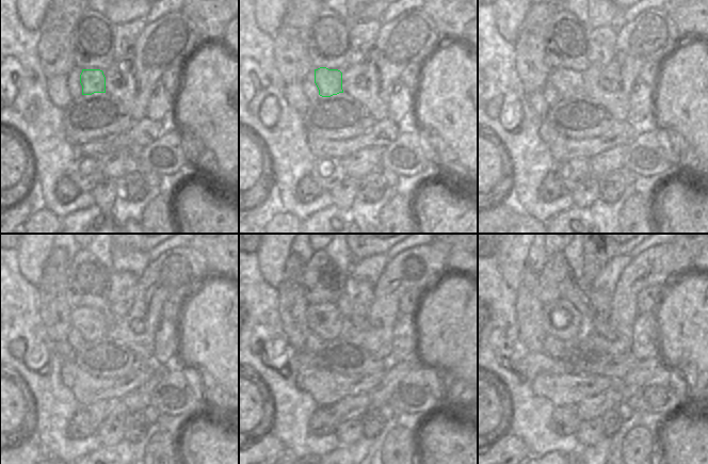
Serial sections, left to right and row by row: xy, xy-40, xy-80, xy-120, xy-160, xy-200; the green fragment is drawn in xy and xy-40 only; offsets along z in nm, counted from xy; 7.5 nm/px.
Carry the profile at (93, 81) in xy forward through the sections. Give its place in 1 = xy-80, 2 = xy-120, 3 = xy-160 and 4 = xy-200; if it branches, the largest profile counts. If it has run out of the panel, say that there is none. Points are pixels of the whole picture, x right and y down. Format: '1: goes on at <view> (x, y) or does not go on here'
1: goes on at xy-80 (567, 82)
2: goes on at xy-120 (92, 323)
3: goes on at xy-160 (325, 320)
4: goes on at xy-200 (567, 334)

